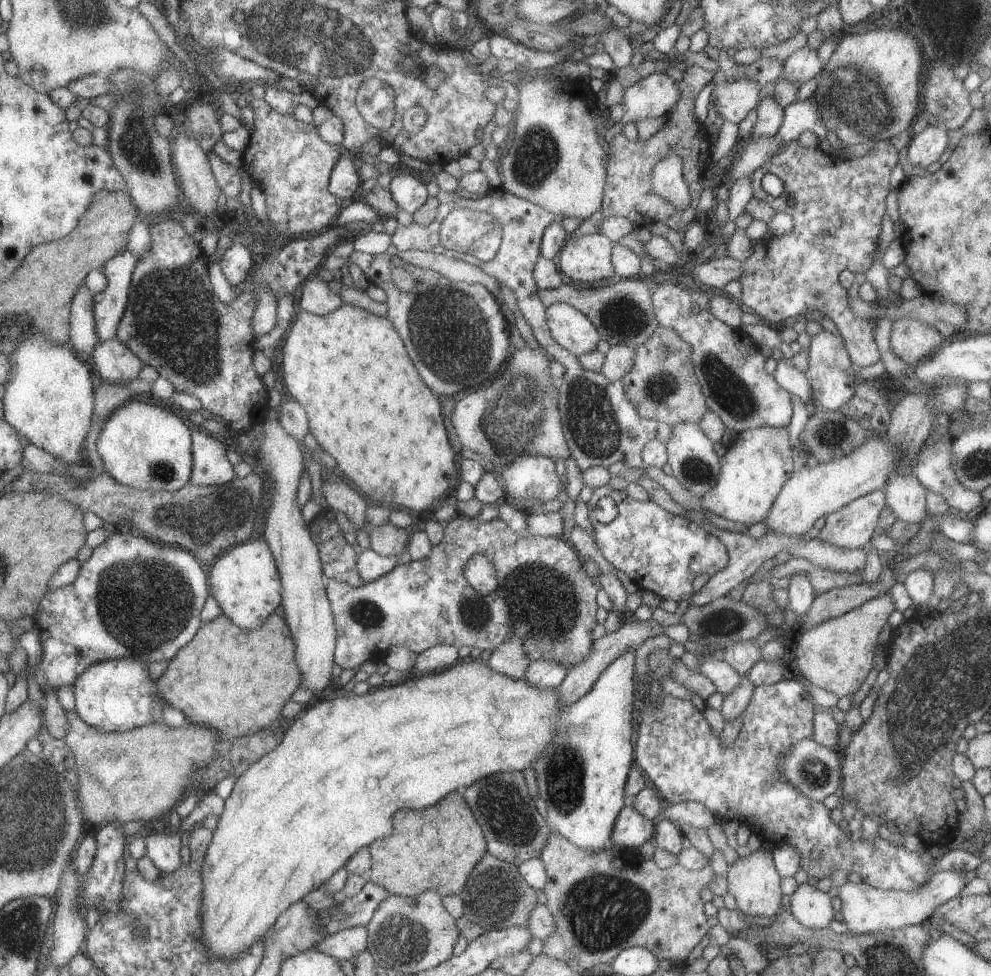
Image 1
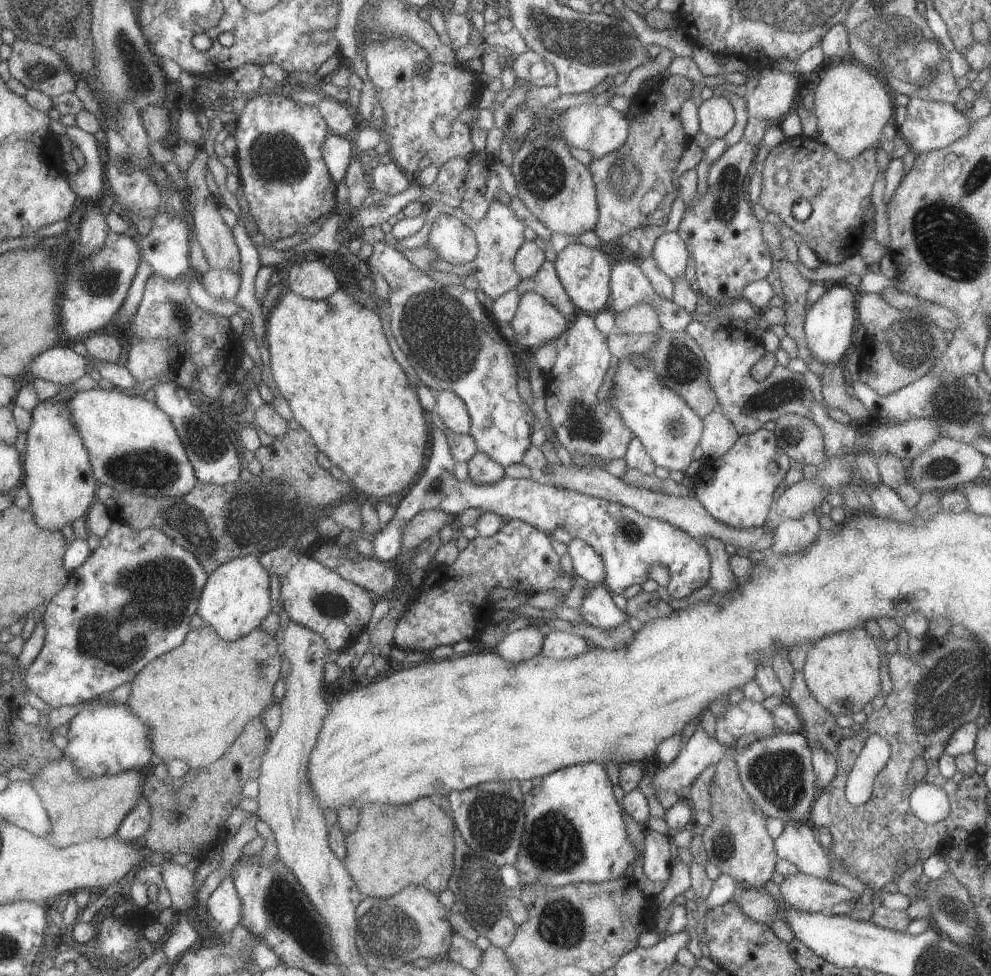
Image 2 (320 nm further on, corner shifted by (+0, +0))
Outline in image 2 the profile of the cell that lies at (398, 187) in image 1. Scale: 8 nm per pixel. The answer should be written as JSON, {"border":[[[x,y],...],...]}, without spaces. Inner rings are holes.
{"border":[[[393,161],[386,164],[377,163],[373,168],[368,169],[371,177],[372,188],[375,191],[382,192],[386,195],[394,195],[403,192],[409,185],[408,175]]]}

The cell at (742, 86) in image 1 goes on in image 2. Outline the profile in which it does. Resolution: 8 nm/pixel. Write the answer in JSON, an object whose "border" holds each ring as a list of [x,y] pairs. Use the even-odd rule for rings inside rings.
{"border":[[[713,95],[698,104],[697,118],[698,129],[703,134],[721,139],[733,126],[733,109],[725,97]]]}

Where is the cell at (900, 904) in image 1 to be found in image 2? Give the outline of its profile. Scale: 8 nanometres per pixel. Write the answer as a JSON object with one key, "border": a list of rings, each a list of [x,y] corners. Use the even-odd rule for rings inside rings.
{"border":[[[804,821],[784,823],[782,832],[773,839],[776,856],[791,862],[799,873],[820,879],[828,877],[830,857],[819,844],[816,830]]]}

